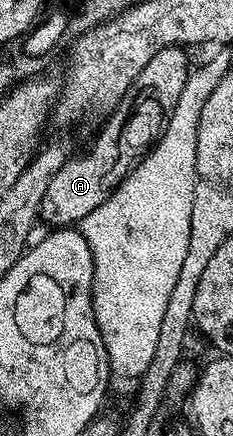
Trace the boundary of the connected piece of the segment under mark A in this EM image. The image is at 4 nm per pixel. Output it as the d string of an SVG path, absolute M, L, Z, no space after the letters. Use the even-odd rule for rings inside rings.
M170 47L157 52L139 71L135 83L127 91L117 108L104 118L101 130L86 153L70 156L59 171L47 183L39 214L49 227L73 227L82 221L99 203L103 203L119 187L119 183L163 139L175 107L179 107L179 95L183 95L191 72L189 57L184 48Z

